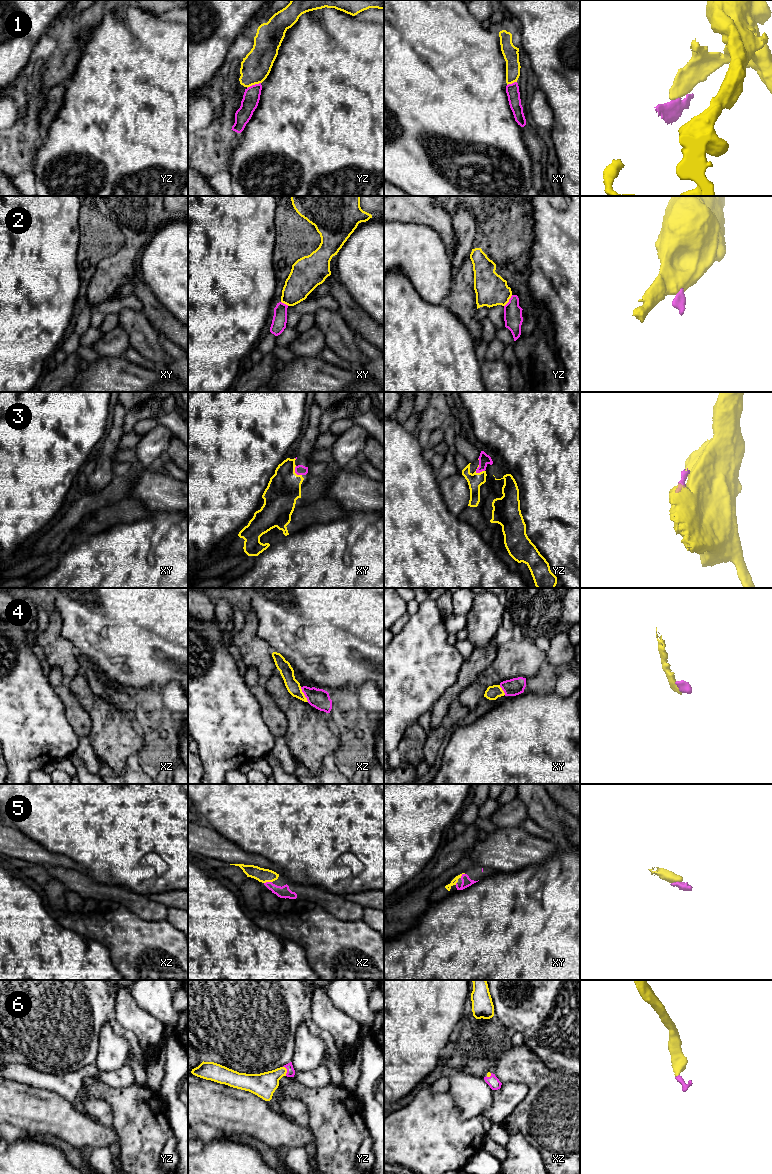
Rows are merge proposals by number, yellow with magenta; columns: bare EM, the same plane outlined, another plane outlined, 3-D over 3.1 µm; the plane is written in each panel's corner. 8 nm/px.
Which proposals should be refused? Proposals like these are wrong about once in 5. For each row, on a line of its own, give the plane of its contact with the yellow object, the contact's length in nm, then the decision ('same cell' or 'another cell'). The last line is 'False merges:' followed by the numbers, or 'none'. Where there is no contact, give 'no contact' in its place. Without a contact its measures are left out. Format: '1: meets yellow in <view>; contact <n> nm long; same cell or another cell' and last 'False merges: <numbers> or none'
1: meets yellow in yz; contact 120 nm long; another cell
2: meets yellow in yz; contact 120 nm long; another cell
3: meets yellow in yz; contact 80 nm long; another cell
4: meets yellow in xz; contact 140 nm long; same cell
5: meets yellow in xz; contact 70 nm long; same cell
6: meets yellow in yz; contact 80 nm long; same cell
False merges: 1, 2, 3

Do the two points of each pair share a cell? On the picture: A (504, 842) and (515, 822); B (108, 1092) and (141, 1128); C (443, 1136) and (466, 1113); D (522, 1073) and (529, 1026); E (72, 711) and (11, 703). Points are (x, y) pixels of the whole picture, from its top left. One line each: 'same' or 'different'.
A: different
B: same
C: different
D: different
E: different

